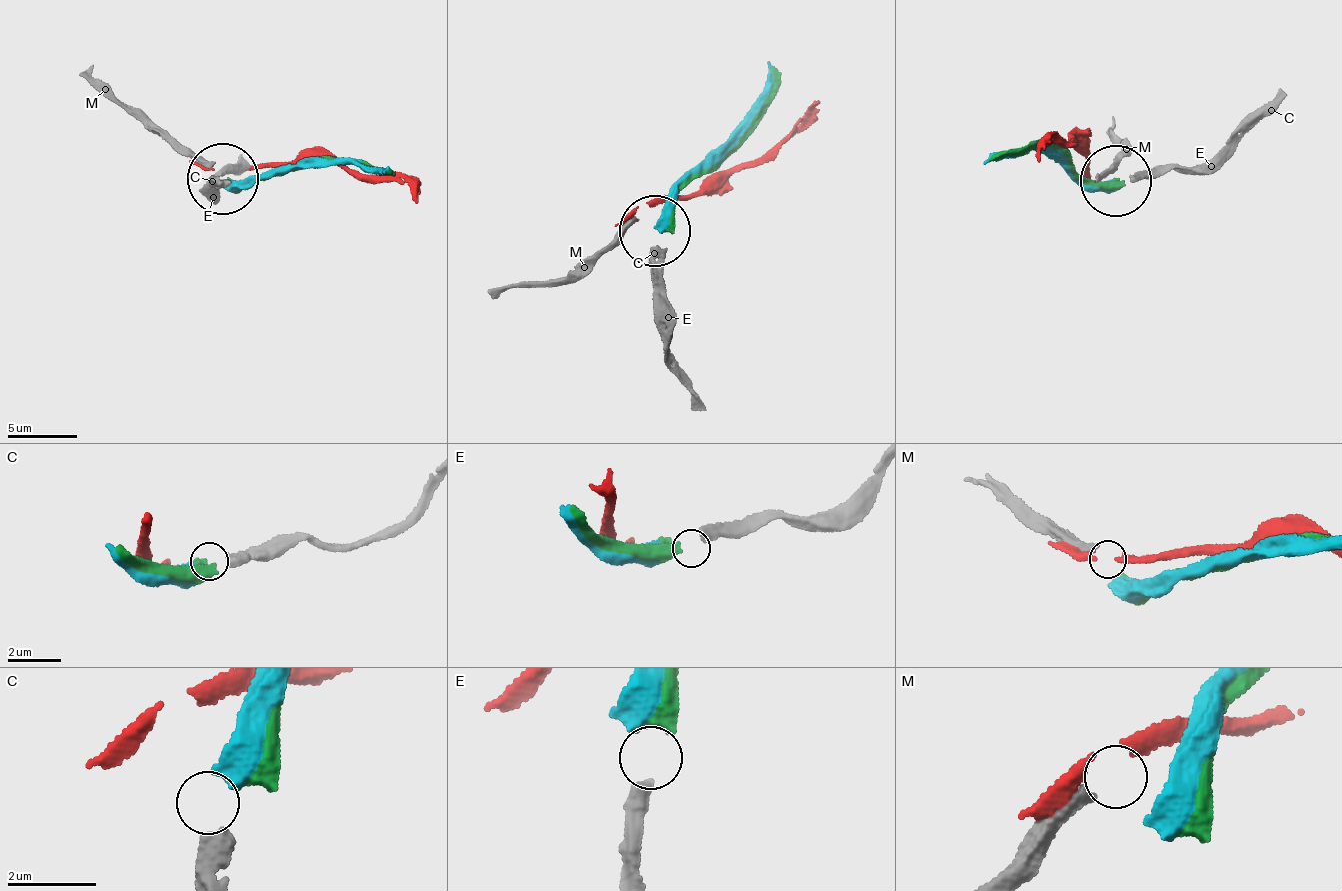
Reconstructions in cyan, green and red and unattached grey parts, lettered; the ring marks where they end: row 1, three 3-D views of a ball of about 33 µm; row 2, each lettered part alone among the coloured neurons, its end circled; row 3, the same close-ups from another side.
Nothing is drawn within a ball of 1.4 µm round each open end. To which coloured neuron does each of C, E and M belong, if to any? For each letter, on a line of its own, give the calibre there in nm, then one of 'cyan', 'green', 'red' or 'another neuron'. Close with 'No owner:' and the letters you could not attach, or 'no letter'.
C: calibre 480 nm; cyan
E: calibre 460 nm; green
M: calibre 320 nm; another neuron
No owner: M

